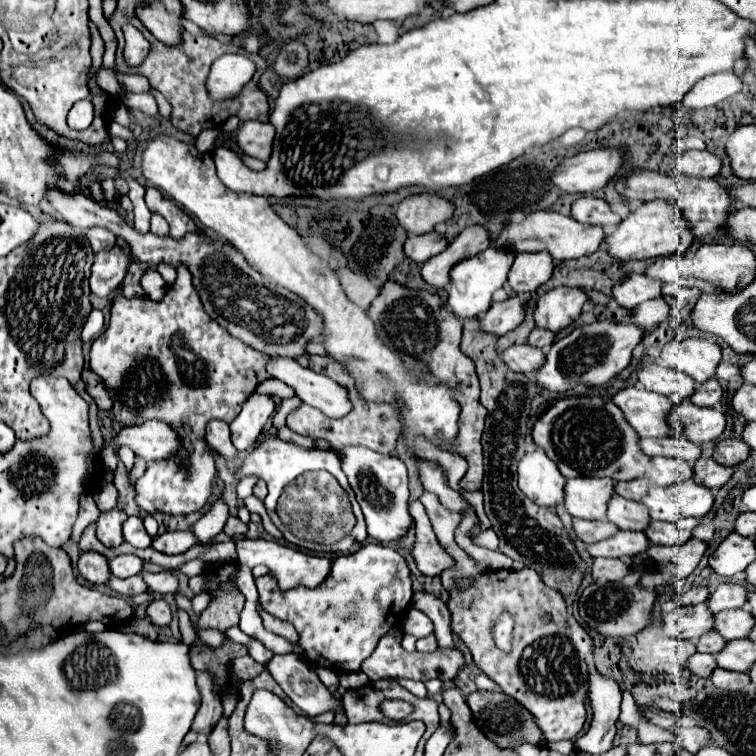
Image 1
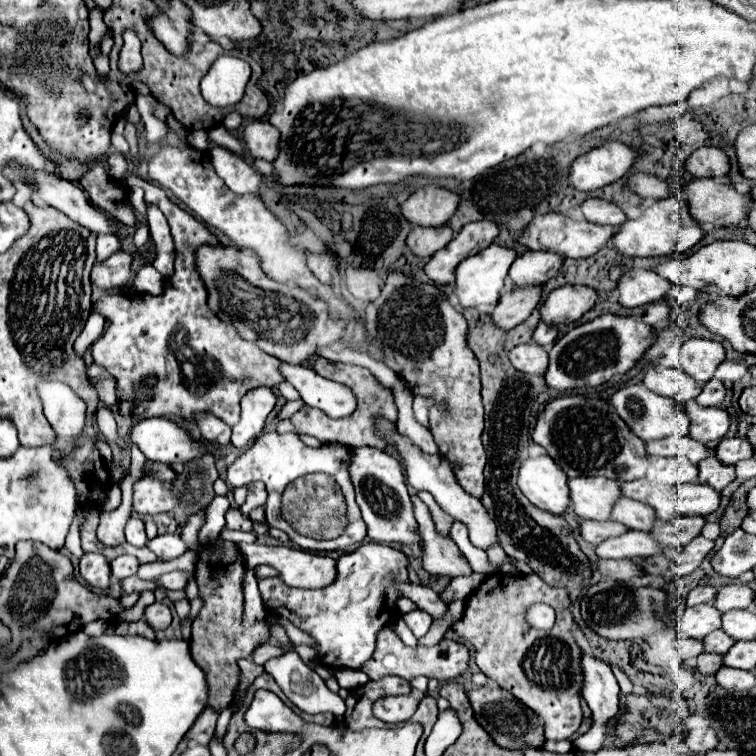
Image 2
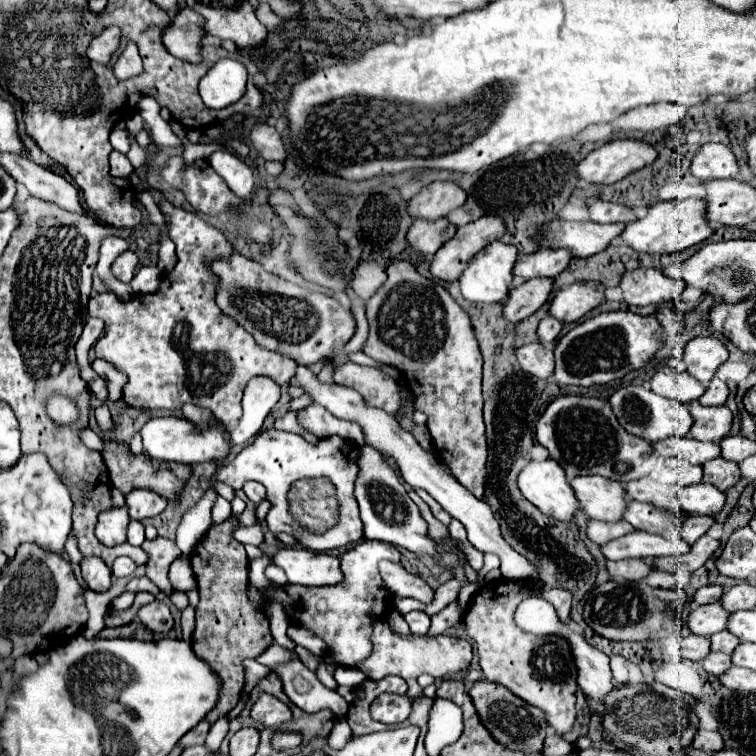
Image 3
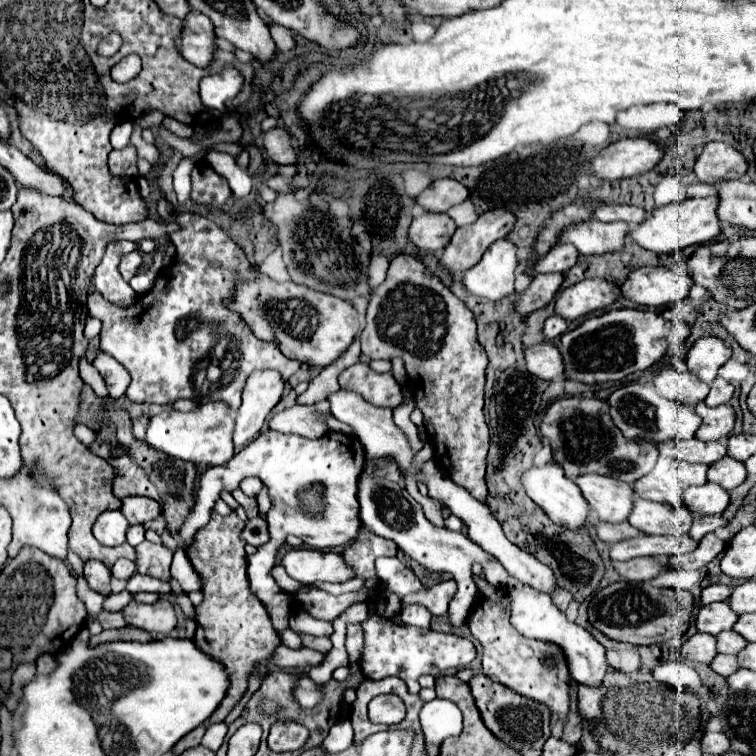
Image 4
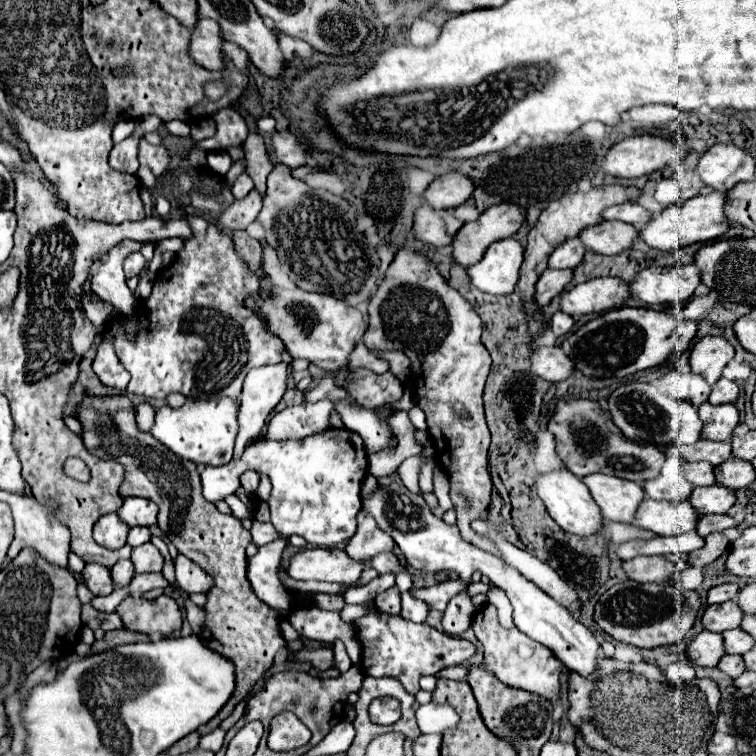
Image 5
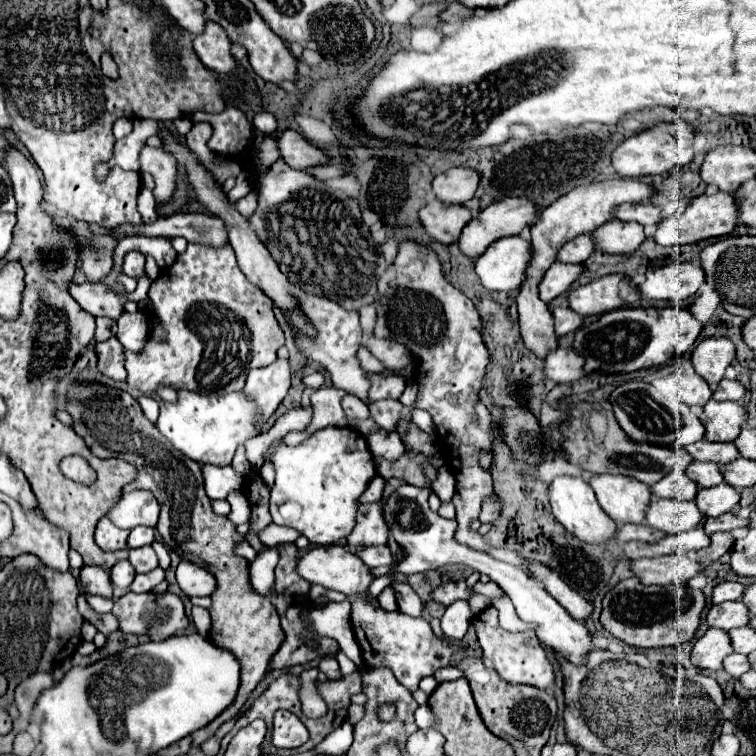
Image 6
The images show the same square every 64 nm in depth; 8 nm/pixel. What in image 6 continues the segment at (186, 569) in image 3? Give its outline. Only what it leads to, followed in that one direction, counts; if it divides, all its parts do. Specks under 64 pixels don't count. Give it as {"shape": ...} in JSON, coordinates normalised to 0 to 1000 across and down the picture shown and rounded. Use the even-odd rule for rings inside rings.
{"shape":[[[238,741],[233,751],[233,767],[246,788],[278,788],[286,780],[283,762],[251,741]]]}

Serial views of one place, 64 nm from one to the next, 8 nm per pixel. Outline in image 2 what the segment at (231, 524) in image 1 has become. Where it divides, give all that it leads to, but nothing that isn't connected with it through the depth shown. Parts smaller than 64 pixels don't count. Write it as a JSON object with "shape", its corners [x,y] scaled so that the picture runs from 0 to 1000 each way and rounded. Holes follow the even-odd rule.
{"shape":[[[302,675],[299,677],[299,698],[304,701],[333,701],[333,688],[323,685],[317,675]]]}

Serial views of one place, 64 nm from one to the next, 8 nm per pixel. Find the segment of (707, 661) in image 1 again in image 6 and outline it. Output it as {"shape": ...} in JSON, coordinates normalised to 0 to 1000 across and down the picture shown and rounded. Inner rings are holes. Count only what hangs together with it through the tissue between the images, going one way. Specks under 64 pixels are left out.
{"shape":[[[966,865],[958,870],[958,886],[968,894],[968,897],[979,897],[984,889],[992,886],[989,870],[984,865]]]}

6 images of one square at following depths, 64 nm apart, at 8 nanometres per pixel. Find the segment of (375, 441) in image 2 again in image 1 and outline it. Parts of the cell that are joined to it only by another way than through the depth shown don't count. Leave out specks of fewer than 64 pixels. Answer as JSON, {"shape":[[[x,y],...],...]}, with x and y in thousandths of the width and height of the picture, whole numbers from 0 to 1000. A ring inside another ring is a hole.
{"shape":[[[410,471],[410,481],[407,487],[413,487],[415,492],[421,495],[429,495],[439,503],[444,503],[447,508],[452,508],[458,516],[460,516],[460,526],[466,532],[466,545],[460,545],[458,550],[452,553],[434,553],[429,550],[423,542],[413,540],[413,537],[405,537],[399,534],[397,540],[386,542],[378,553],[378,563],[384,569],[389,569],[392,574],[399,574],[399,577],[410,577],[410,579],[429,579],[437,585],[437,590],[444,595],[444,593],[455,593],[455,590],[463,590],[463,587],[474,587],[474,590],[484,590],[489,595],[497,595],[503,601],[521,601],[524,595],[524,585],[529,579],[529,556],[521,545],[519,537],[513,534],[492,534],[492,532],[481,532],[474,519],[471,519],[471,508],[468,508],[468,500],[460,497],[460,492],[455,492],[455,487],[450,487],[450,481],[439,479],[434,471]]]}

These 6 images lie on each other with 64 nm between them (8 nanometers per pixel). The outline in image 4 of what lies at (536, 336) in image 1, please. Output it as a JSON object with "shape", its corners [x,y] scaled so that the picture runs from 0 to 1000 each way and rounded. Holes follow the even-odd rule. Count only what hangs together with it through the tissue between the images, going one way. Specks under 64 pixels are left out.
{"shape":[[[733,415],[733,418],[722,421],[717,442],[720,442],[720,447],[733,450],[733,447],[738,447],[741,442],[746,442],[746,439],[749,439],[749,434],[751,434],[751,426],[749,426],[746,421],[741,421],[741,418],[735,418],[735,415]]]}

